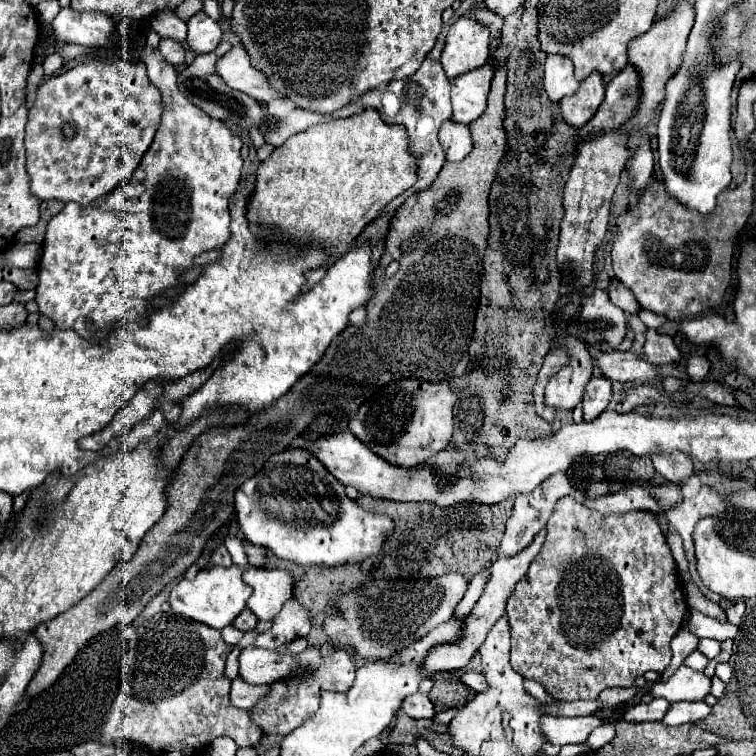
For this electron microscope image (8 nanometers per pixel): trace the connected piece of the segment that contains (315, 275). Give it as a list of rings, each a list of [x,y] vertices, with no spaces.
[[[318,267],[318,269],[310,269],[310,271],[306,271],[304,273],[306,275],[306,285],[302,287],[302,291],[310,291],[324,275],[326,275],[326,271],[322,271],[322,267]]]

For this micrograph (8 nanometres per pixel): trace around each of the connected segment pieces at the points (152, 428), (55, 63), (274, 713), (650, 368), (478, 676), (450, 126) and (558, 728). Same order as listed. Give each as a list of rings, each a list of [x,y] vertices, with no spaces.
[[[160,411],[152,413],[152,419],[146,419],[142,423],[138,423],[130,435],[126,435],[122,441],[120,441],[120,449],[134,449],[142,439],[148,439],[152,437],[154,433],[160,431],[160,427],[164,427],[164,415]]]
[[[54,53],[54,55],[48,55],[46,57],[46,61],[44,61],[44,73],[46,75],[52,75],[52,73],[56,73],[60,67],[64,65],[64,59],[58,55],[58,53]]]
[[[308,647],[302,653],[298,653],[298,659],[302,665],[310,667],[310,673],[302,673],[300,677],[290,677],[284,681],[276,681],[270,685],[270,695],[260,699],[252,711],[254,721],[264,729],[266,735],[288,735],[304,719],[312,717],[320,707],[320,693],[322,691],[334,691],[344,693],[354,683],[354,657],[348,651],[336,651],[330,657],[322,657],[316,647]]]
[[[630,315],[628,322],[635,333],[634,345],[630,351],[602,351],[596,357],[596,365],[606,379],[622,381],[622,383],[636,383],[648,381],[658,375],[656,367],[640,359],[640,351],[645,343],[647,326],[638,315]]]
[[[466,671],[462,677],[460,677],[460,681],[464,683],[464,685],[468,685],[470,689],[474,689],[474,691],[486,691],[486,679],[484,679],[484,675],[482,673],[474,673],[474,671]]]
[[[448,119],[440,127],[438,139],[440,139],[442,147],[444,147],[446,161],[460,161],[472,151],[472,137],[470,137],[468,125],[454,123],[454,121]]]
[[[546,715],[542,719],[542,731],[544,731],[546,741],[556,743],[556,745],[584,743],[598,725],[604,725],[604,719],[600,717],[554,717],[554,715]]]

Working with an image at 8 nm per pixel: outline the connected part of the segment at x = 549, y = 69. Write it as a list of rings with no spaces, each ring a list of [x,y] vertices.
[[[548,55],[544,63],[544,91],[548,99],[560,101],[572,95],[580,81],[574,77],[574,65],[562,55]]]

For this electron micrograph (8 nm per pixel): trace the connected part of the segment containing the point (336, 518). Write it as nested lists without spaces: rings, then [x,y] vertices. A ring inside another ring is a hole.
[[[286,449],[268,459],[264,467],[246,483],[236,489],[234,495],[234,515],[240,531],[252,545],[270,549],[276,557],[298,563],[302,567],[334,567],[342,563],[360,563],[370,555],[378,555],[384,539],[392,533],[392,519],[386,515],[376,515],[358,507],[346,497],[344,485],[334,479],[328,469],[306,449]]]

